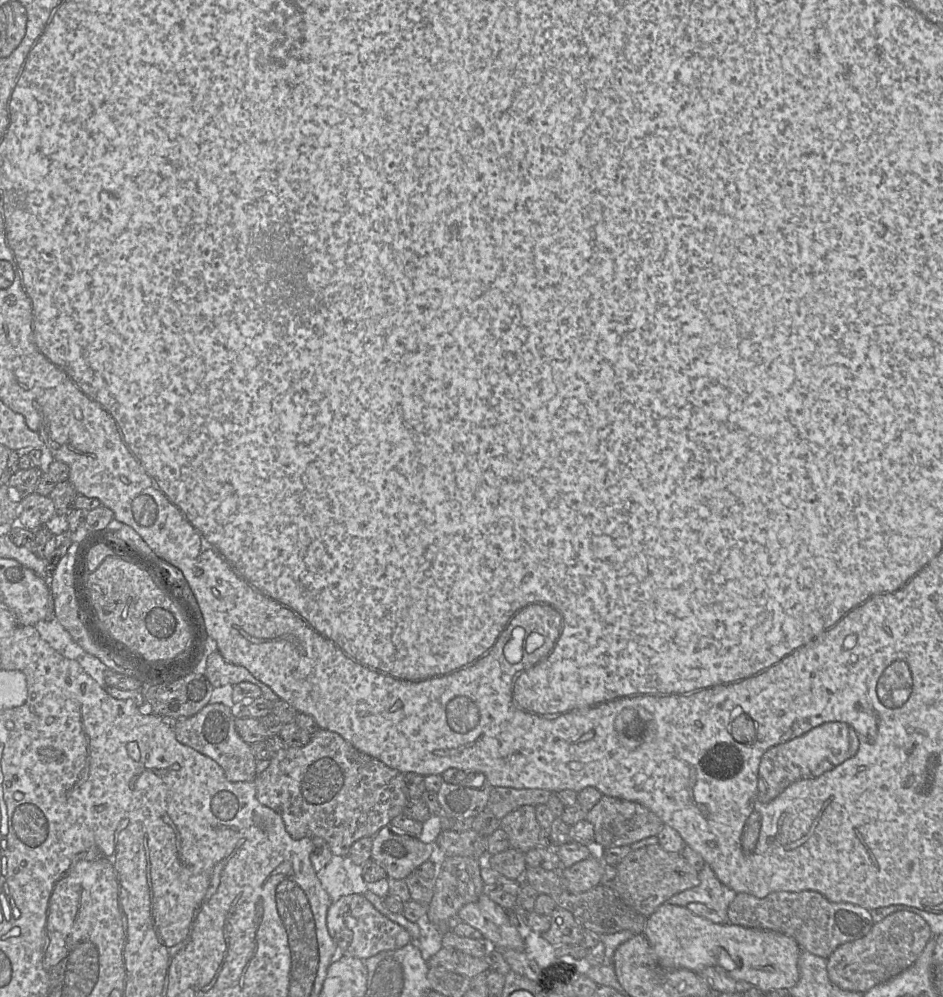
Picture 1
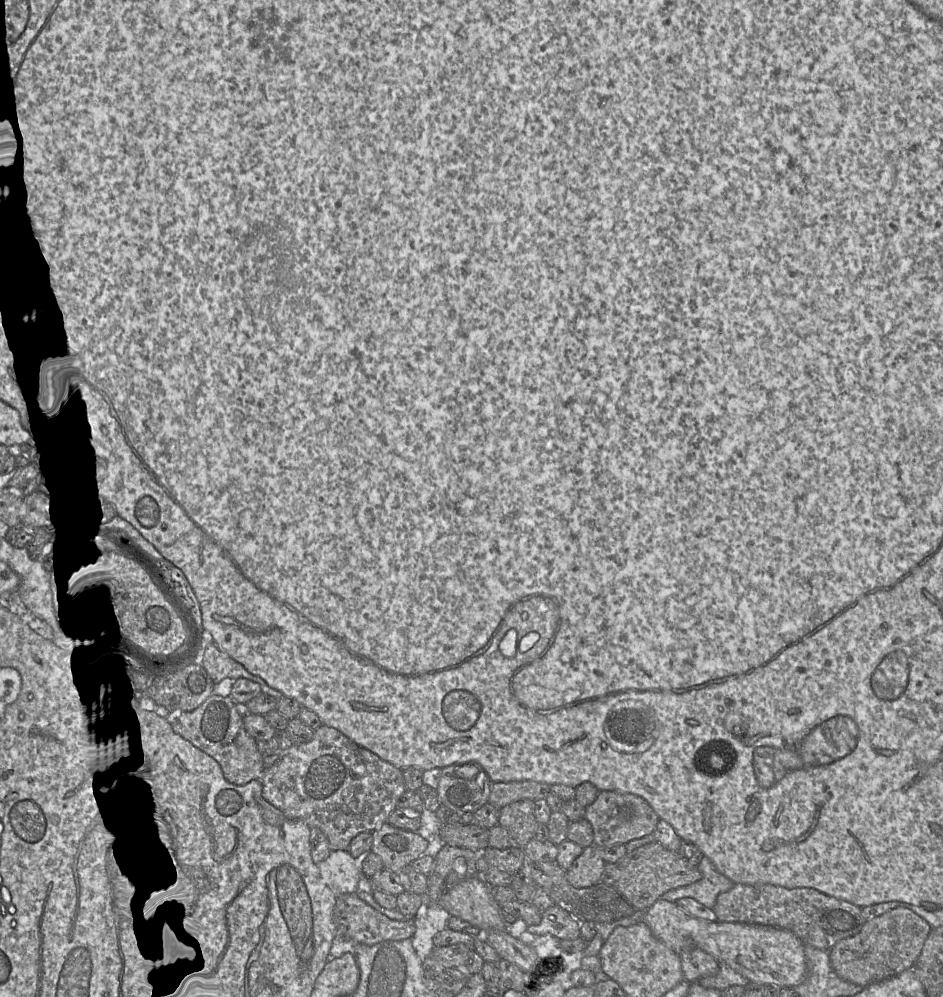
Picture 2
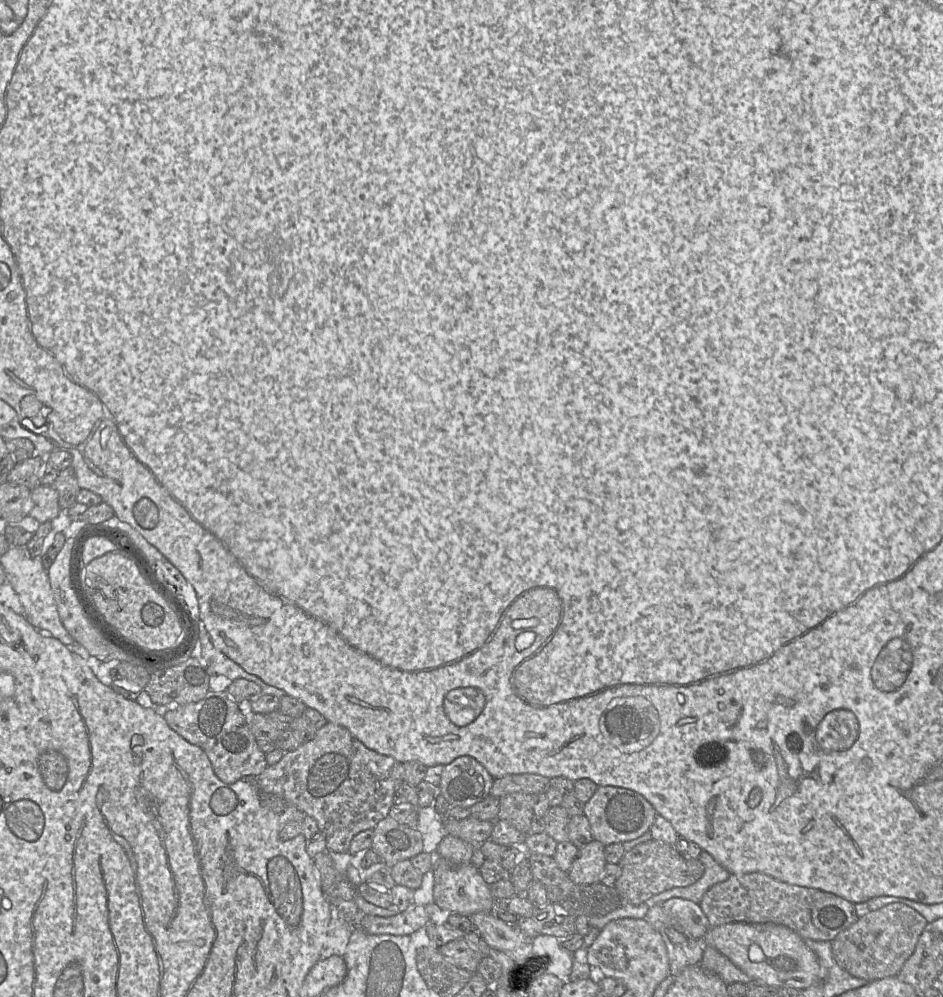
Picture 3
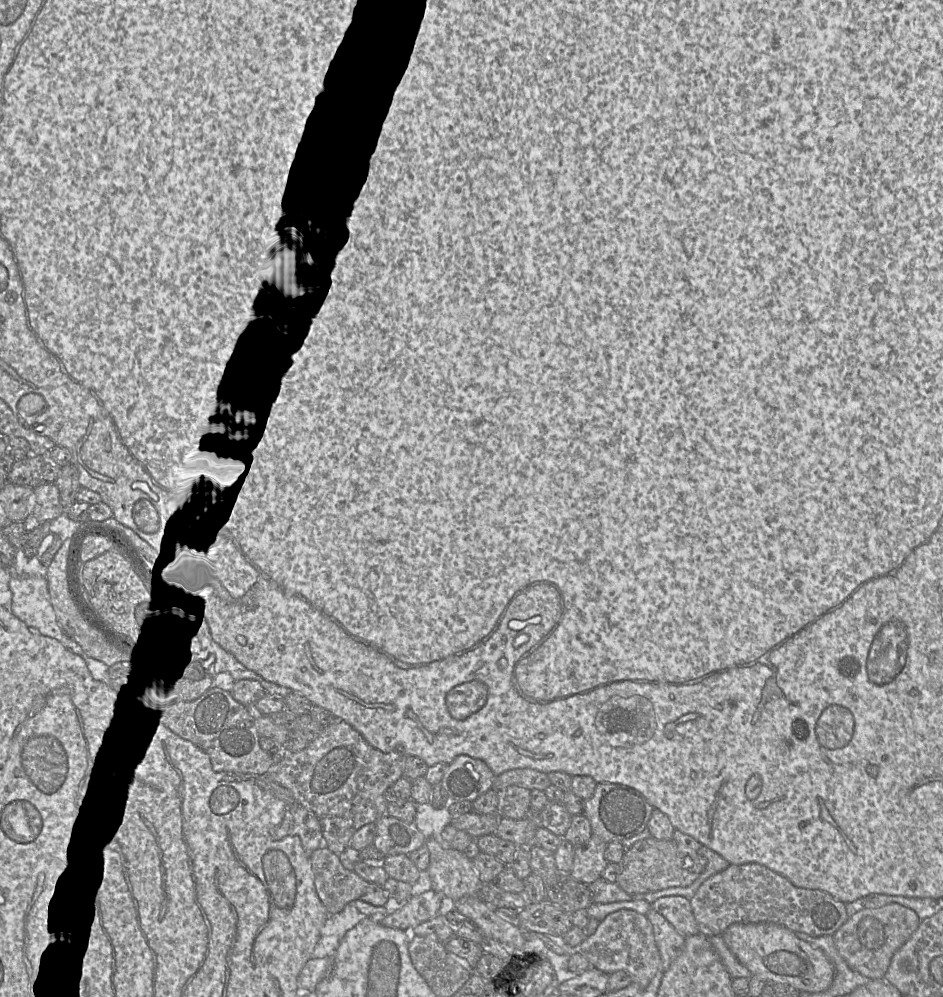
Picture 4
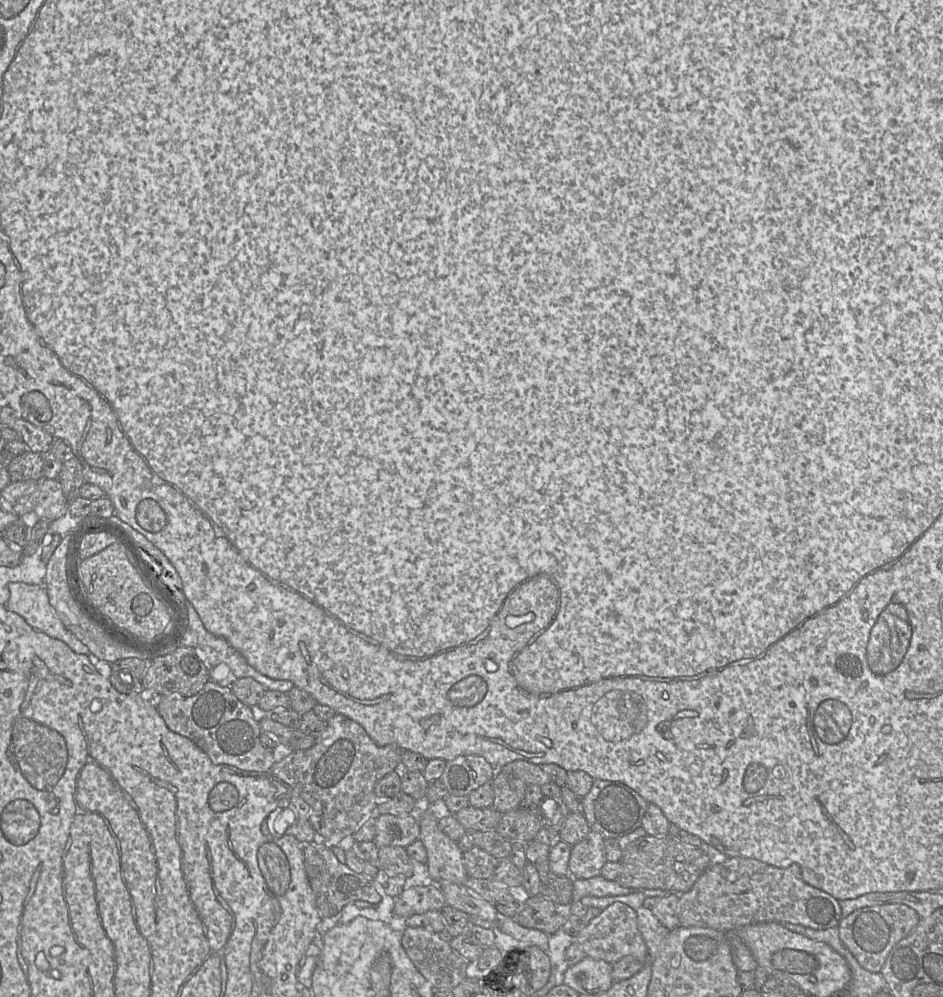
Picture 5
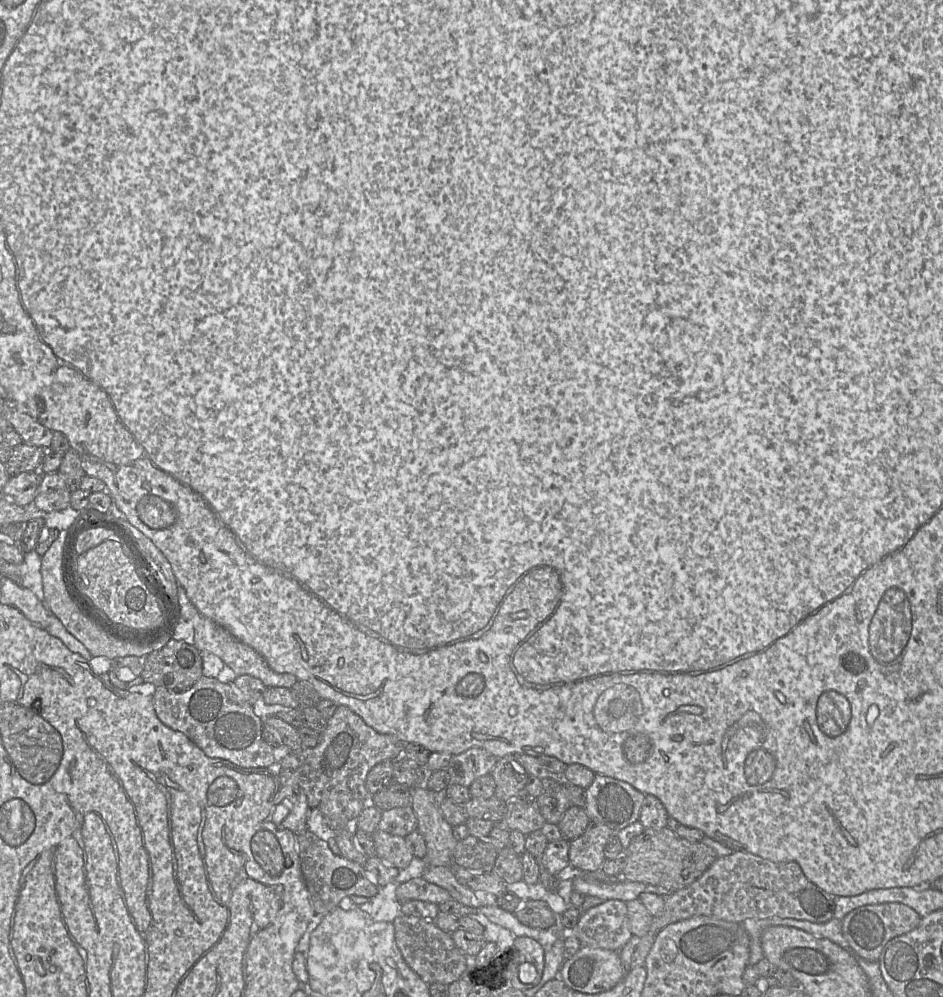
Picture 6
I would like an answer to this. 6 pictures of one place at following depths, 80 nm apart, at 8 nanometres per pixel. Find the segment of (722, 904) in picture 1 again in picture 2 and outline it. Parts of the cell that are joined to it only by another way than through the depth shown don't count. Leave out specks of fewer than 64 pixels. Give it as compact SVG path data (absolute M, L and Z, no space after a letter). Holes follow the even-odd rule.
M703 856L698 868L702 873L700 880L669 890L660 899L676 902L678 899L689 897L713 910L717 897L730 890L735 884L721 874L706 856Z

